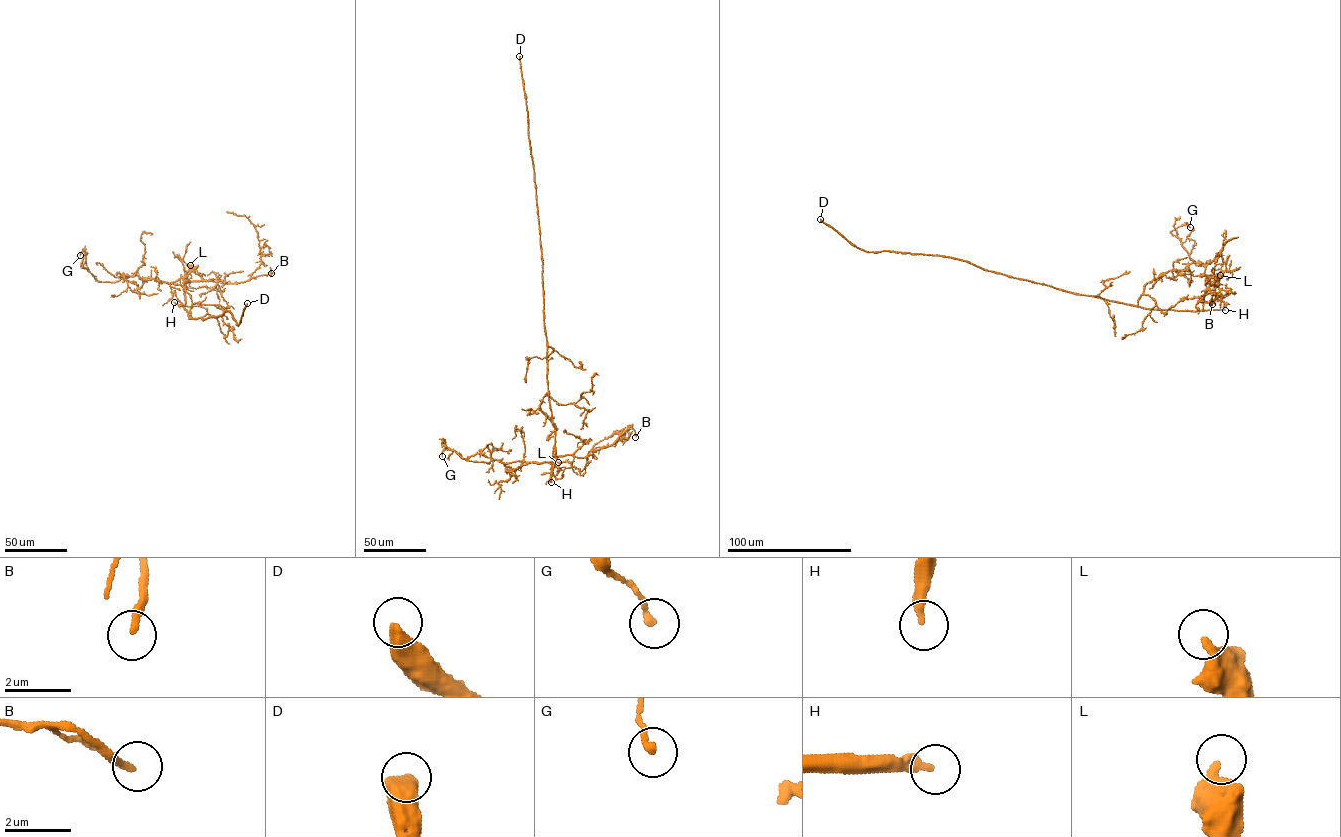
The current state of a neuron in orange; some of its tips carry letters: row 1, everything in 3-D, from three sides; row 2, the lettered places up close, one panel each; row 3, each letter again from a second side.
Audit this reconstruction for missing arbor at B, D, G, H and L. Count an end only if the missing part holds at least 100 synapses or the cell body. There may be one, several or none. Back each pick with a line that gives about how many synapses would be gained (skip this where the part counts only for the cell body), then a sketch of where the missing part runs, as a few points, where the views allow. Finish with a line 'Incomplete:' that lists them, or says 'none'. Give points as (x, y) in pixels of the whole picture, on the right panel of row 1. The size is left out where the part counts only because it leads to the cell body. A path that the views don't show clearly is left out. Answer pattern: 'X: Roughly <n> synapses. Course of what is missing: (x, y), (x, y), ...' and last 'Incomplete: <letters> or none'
D: Roughly 1000 synapses
H: Roughly 1500 synapses
Incomplete: D, H

